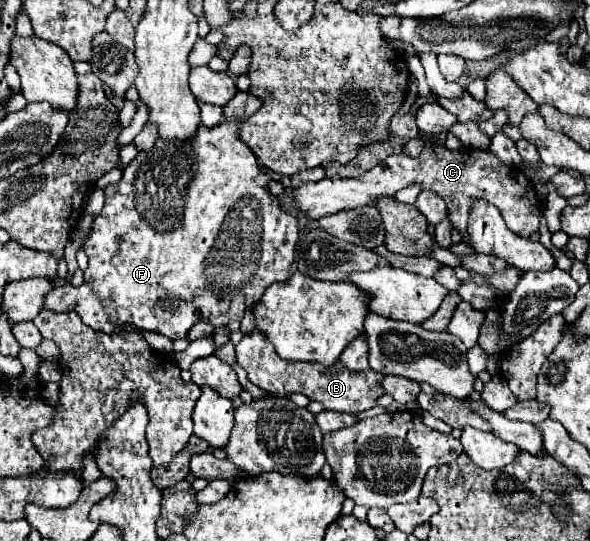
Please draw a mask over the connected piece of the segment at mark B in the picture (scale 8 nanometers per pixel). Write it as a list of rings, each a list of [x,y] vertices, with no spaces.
[[[256,328],[250,334],[246,334],[240,340],[240,344],[236,344],[236,360],[248,372],[248,380],[264,392],[278,396],[300,392],[306,394],[310,400],[320,402],[326,410],[334,412],[358,414],[362,410],[376,406],[376,400],[386,394],[382,388],[384,376],[370,368],[352,372],[346,366],[342,366],[340,360],[334,366],[322,366],[318,362],[286,362],[278,358],[274,346],[266,340],[266,334],[262,334],[262,330]]]

